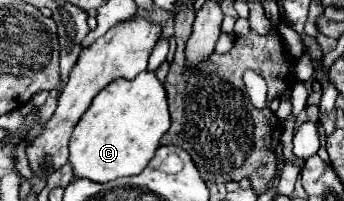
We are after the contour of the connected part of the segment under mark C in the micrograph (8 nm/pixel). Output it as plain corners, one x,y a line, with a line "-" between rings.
143,70
131,80
115,80
103,92
99,92
81,116
73,130
69,144
69,160
77,178
89,178
95,182
109,182
121,176
139,174
155,150
161,146
161,136
169,130
169,102
167,90
155,72

